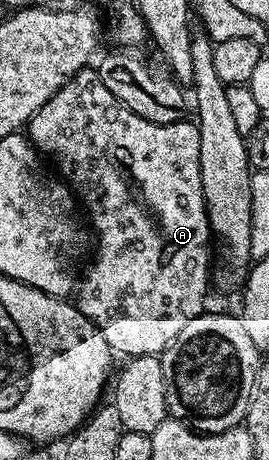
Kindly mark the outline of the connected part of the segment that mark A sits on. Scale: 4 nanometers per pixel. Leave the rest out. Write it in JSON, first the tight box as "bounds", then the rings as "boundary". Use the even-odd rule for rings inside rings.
{"bounds":[28,68,212,359],"boundary":[[[87,68],[80,71],[79,74],[74,75],[70,81],[65,82],[65,84],[63,84],[48,100],[48,104],[41,106],[41,108],[30,117],[28,123],[28,137],[30,143],[33,144],[39,155],[46,156],[46,154],[50,154],[51,160],[58,165],[59,172],[57,171],[57,173],[68,183],[71,191],[76,195],[77,201],[81,203],[81,205],[82,202],[86,205],[86,210],[90,213],[91,223],[89,222],[89,225],[92,227],[93,237],[94,234],[98,237],[98,247],[94,250],[94,259],[91,260],[90,267],[86,270],[86,275],[84,275],[83,278],[80,278],[80,281],[76,286],[76,295],[78,294],[78,298],[76,297],[76,305],[78,311],[93,322],[95,328],[97,328],[97,330],[104,336],[104,340],[109,344],[111,351],[113,351],[115,355],[126,354],[125,357],[127,359],[139,358],[145,354],[160,356],[173,344],[176,340],[176,336],[180,336],[180,332],[184,332],[184,328],[188,325],[188,320],[192,320],[197,314],[203,313],[205,306],[202,305],[206,302],[206,285],[210,282],[210,242],[212,246],[212,235],[210,232],[210,217],[206,215],[206,201],[204,200],[204,192],[202,191],[202,177],[200,176],[200,132],[198,131],[197,125],[195,125],[193,121],[189,122],[189,120],[173,122],[172,124],[156,124],[152,120],[144,120],[144,116],[136,116],[136,112],[129,110],[119,98],[112,96],[112,92],[108,92],[108,88],[104,88],[102,82],[99,82],[97,69]]]}

